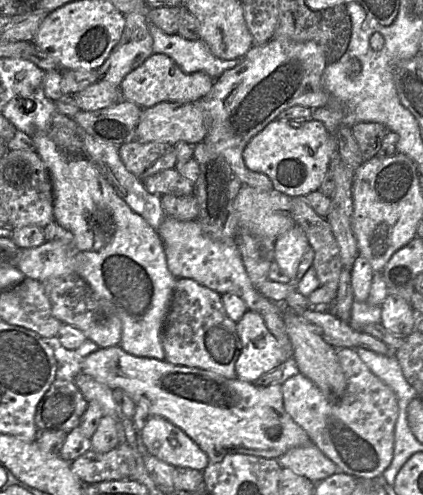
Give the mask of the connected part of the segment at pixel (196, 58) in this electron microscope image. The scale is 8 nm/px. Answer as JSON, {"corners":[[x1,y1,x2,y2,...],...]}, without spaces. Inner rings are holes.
{"corners":[[153,24,149,25,149,31,153,38,153,52,170,57,184,73,205,72,217,79,242,60,218,58,202,40,167,34]]}

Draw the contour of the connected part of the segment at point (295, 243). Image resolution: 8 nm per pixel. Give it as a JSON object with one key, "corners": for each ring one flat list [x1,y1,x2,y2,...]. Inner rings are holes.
{"corners":[[295,224,276,239,274,262,284,275,291,280,298,280,296,279,298,266,308,247,311,246,305,233]]}

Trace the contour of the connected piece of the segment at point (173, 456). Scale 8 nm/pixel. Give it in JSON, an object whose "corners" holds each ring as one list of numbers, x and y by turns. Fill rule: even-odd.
{"corners":[[152,417,138,437,147,453,173,467,203,471,210,463,200,446,165,418]]}

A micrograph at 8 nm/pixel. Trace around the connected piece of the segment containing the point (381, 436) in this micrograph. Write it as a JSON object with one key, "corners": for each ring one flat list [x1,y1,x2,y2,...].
{"corners":[[353,348,338,350,346,378,346,390,339,400,330,400,312,381,292,371,282,383,283,405,291,418,316,445,345,473,375,479,390,465,394,452,394,429,399,414,393,390,375,376]]}

